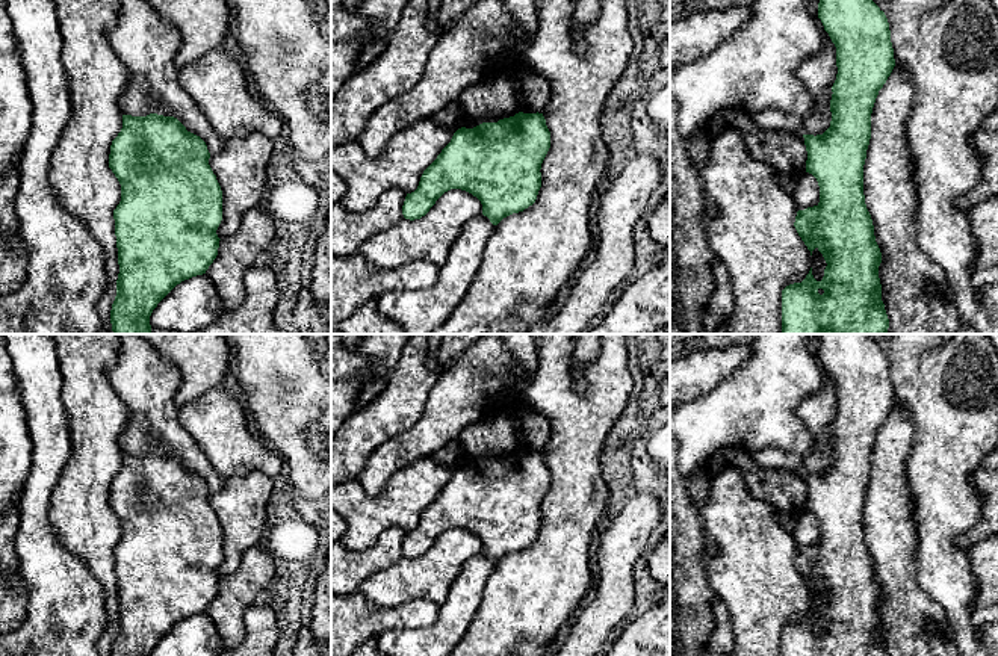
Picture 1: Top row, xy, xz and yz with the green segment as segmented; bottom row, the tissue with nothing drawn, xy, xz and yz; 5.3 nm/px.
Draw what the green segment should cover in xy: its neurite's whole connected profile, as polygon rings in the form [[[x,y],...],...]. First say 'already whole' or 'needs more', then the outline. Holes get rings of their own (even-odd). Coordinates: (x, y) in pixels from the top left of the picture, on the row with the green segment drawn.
already whole; [[[122,115],[122,128],[112,141],[109,168],[121,184],[121,201],[113,210],[119,274],[110,310],[113,334],[151,334],[150,316],[181,281],[206,274],[218,255],[216,230],[222,221],[222,190],[209,165],[206,142],[174,116]]]

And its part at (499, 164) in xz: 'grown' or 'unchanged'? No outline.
grown

